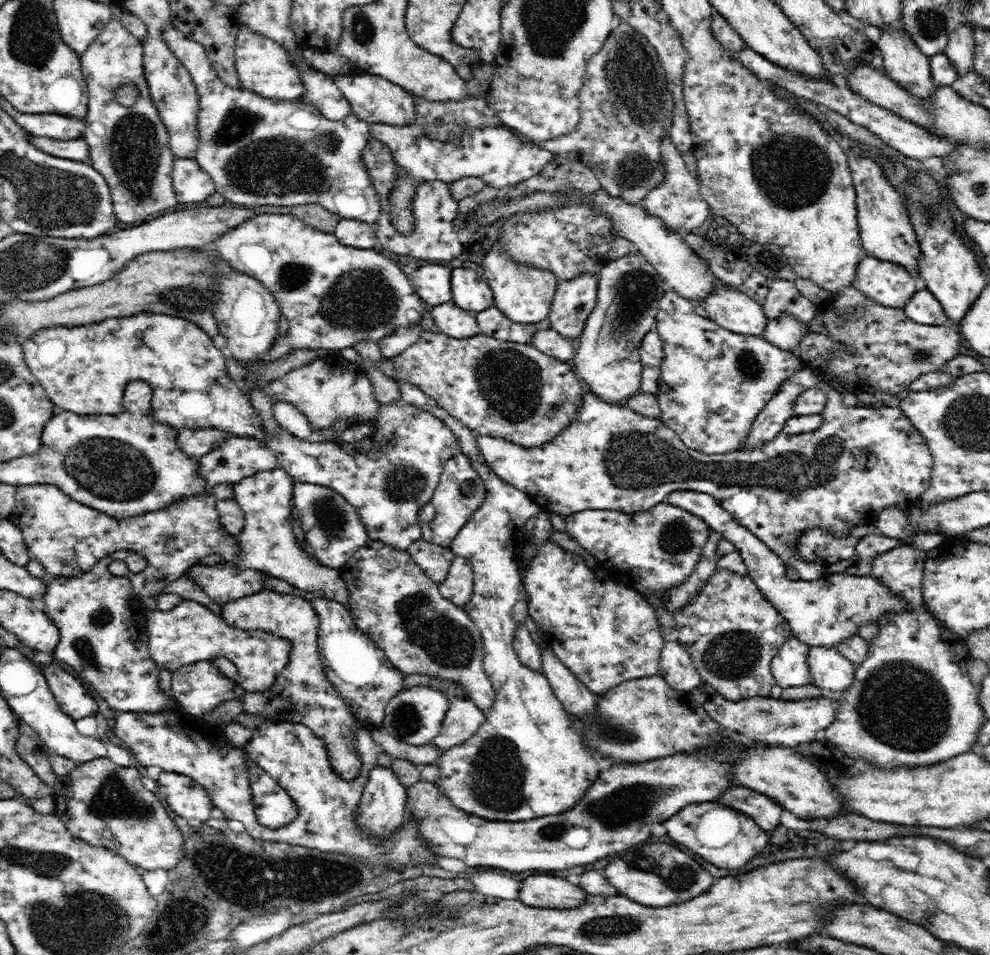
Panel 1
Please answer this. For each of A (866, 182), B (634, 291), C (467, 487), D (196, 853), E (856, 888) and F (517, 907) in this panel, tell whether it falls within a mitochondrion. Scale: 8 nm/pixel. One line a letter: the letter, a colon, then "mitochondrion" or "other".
A: other
B: mitochondrion
C: mitochondrion
D: mitochondrion
E: other
F: other

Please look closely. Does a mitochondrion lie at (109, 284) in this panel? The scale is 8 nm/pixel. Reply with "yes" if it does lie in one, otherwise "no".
no

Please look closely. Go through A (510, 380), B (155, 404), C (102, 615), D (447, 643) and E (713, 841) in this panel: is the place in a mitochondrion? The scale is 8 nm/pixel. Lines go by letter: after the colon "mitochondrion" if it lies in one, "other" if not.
A: mitochondrion
B: other
C: mitochondrion
D: mitochondrion
E: other

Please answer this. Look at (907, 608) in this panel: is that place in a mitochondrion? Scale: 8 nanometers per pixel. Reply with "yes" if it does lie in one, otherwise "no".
no

